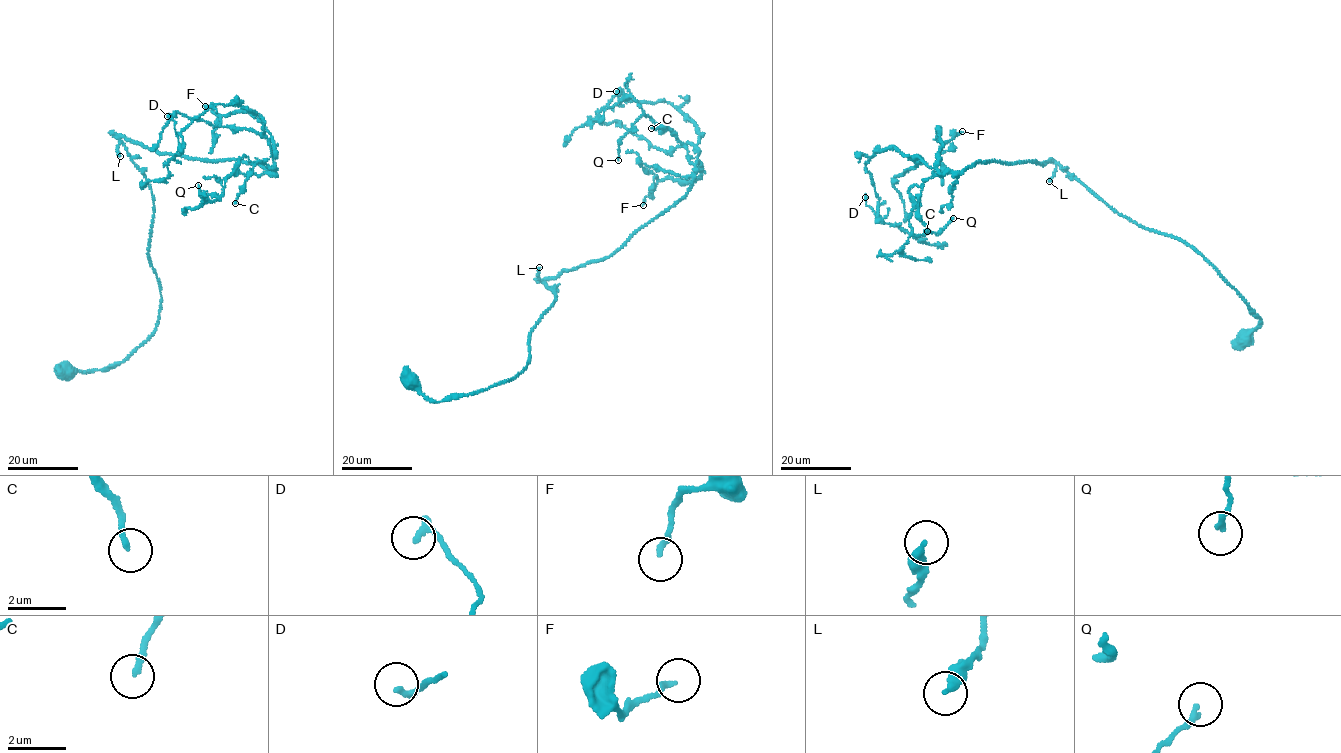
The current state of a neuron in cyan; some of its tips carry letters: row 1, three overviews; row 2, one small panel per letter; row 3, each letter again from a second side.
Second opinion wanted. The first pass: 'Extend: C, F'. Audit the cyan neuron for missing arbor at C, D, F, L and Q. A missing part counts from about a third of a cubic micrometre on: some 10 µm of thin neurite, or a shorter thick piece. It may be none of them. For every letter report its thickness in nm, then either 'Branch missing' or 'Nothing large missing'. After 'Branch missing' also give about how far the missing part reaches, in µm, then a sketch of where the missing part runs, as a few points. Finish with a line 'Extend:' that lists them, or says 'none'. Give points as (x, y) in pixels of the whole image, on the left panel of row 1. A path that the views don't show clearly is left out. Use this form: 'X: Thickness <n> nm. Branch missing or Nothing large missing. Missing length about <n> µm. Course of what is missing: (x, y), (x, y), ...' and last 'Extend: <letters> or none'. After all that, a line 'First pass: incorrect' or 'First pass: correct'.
C: Thickness 200 nm. Branch missing. Missing length about 20 µm
D: Thickness 260 nm. Nothing large missing
F: Thickness 200 nm. Nothing large missing
L: Thickness 320 nm. Nothing large missing
Q: Thickness 200 nm. Nothing large missing
Extend: C
First pass: incorrect

